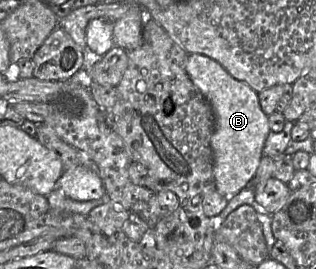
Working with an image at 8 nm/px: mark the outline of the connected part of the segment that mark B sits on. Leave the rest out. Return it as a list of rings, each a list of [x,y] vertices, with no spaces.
[[[190,53],[187,57],[186,72],[193,84],[209,101],[215,116],[215,129],[211,136],[213,173],[216,190],[228,200],[238,194],[254,178],[263,154],[263,147],[270,133],[268,116],[262,111],[258,93],[244,81],[233,78],[214,59],[203,54]]]

